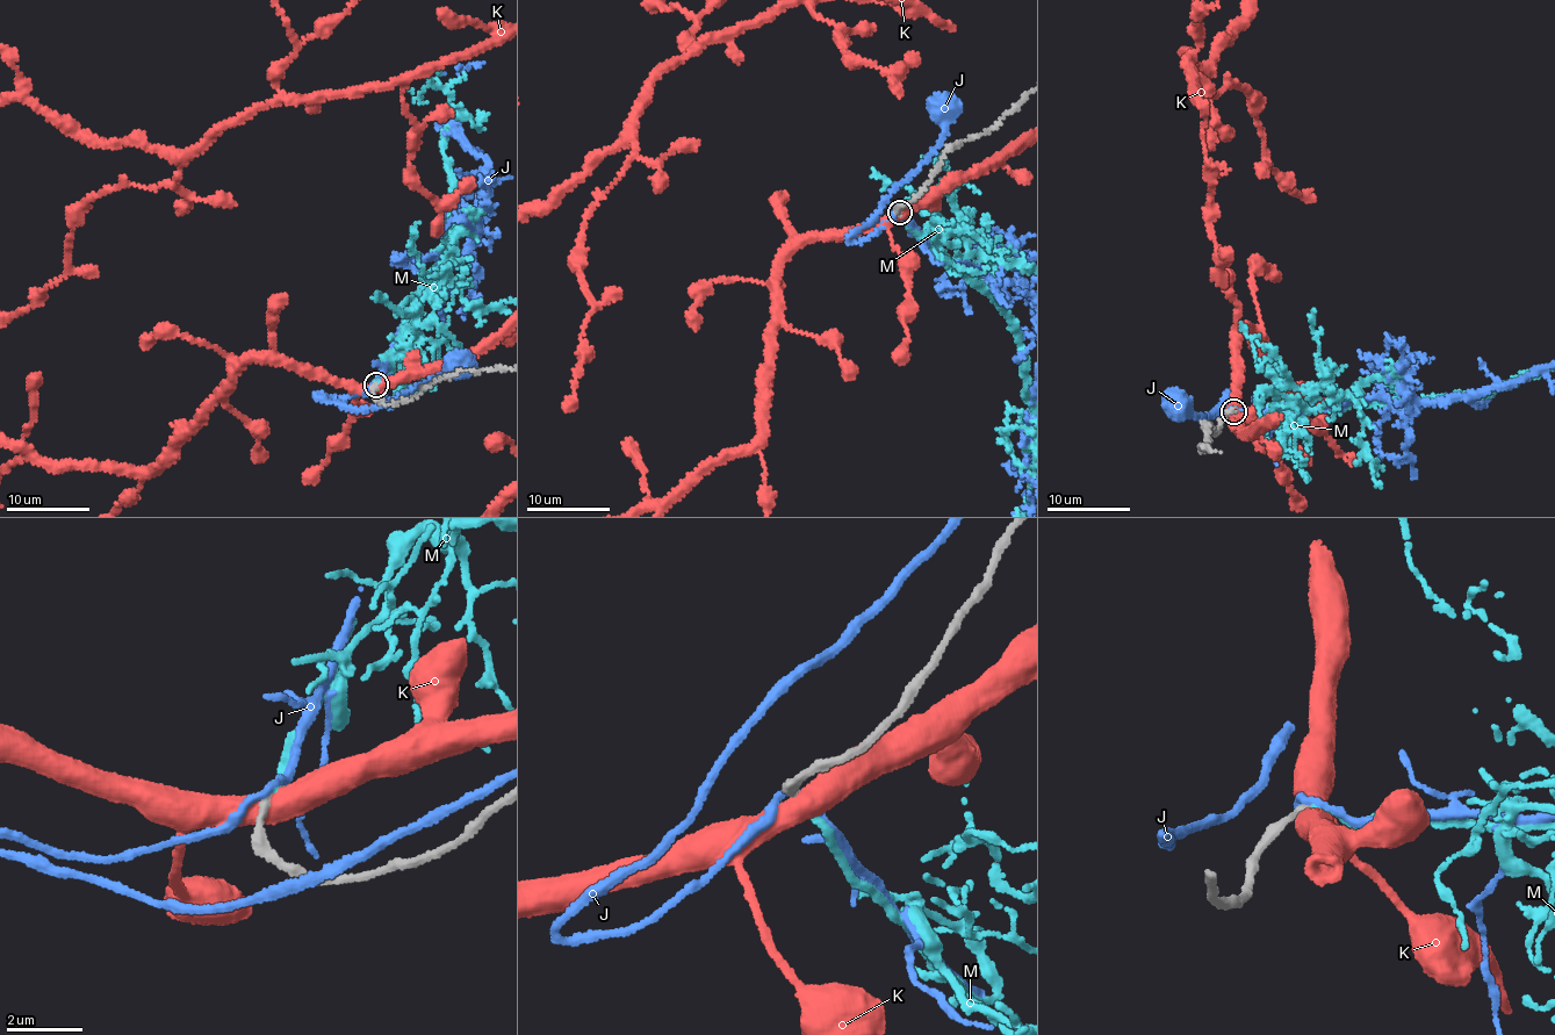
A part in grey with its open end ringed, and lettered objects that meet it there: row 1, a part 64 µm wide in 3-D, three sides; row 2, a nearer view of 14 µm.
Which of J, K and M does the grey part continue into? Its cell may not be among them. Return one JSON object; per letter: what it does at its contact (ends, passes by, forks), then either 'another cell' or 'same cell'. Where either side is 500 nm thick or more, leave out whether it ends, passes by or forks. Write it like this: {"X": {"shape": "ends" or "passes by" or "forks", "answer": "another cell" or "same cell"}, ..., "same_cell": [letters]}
{"J": {"shape": "passes by", "answer": "another cell"}, "K": {"answer": "another cell"}, "M": {"shape": "ends", "answer": "same cell"}, "same_cell": ["M"]}

